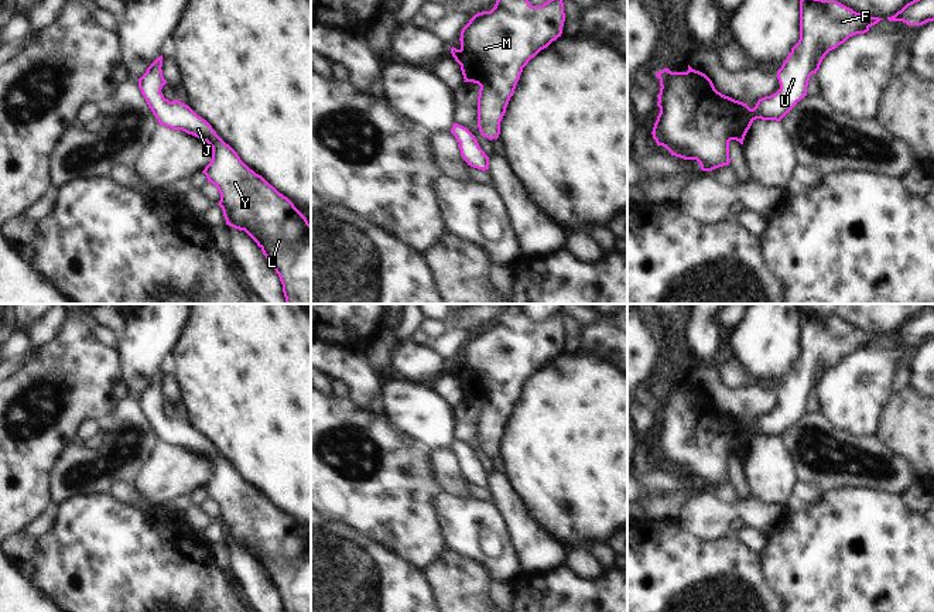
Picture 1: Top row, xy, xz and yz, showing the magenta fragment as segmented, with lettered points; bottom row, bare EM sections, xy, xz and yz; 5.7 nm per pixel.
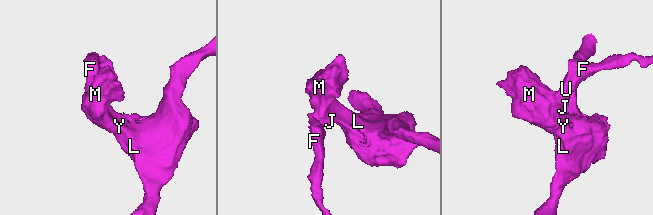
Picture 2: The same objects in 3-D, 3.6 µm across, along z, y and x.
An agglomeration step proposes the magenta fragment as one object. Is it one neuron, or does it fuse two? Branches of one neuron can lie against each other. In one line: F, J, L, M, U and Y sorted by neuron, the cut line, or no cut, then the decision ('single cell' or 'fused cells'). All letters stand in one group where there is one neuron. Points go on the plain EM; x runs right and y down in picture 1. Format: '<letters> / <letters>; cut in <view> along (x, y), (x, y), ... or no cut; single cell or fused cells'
F J L M U Y; no cut; single cell

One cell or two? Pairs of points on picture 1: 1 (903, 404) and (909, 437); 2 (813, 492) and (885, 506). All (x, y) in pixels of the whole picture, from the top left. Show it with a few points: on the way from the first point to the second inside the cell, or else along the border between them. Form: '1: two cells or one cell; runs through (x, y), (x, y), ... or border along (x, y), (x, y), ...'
1: one cell; runs through (906, 413), (909, 428)
2: two cells; border along (824, 492), (813, 505), (794, 512)

